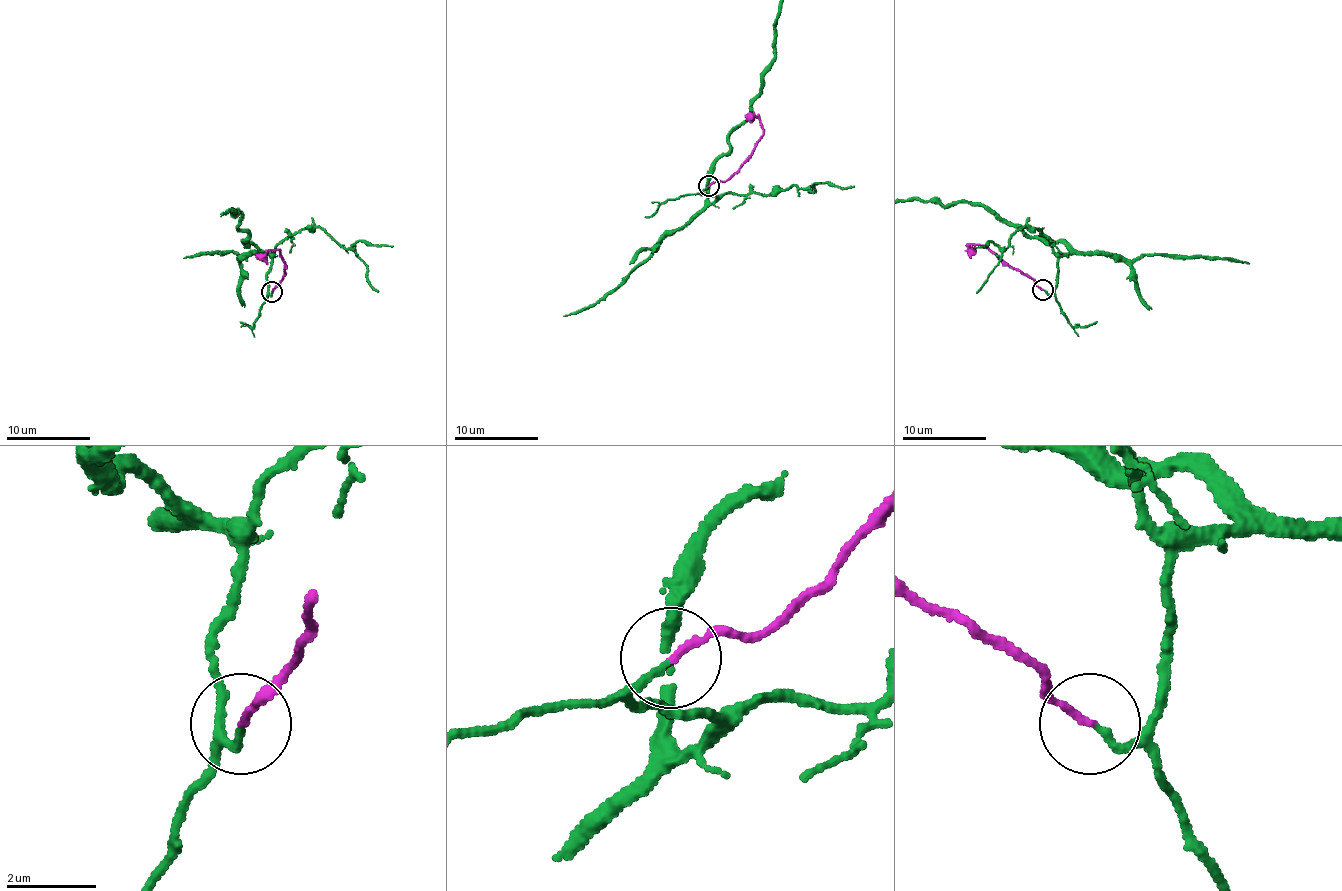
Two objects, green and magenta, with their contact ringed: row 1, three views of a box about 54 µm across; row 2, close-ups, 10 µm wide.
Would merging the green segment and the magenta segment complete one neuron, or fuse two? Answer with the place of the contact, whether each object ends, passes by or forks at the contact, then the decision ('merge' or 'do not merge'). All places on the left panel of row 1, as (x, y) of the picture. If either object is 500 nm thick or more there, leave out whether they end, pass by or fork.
(272, 291) | green ends | magenta ends | merge

